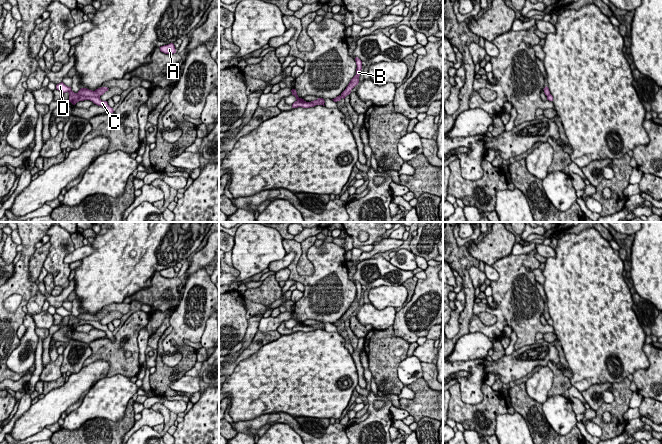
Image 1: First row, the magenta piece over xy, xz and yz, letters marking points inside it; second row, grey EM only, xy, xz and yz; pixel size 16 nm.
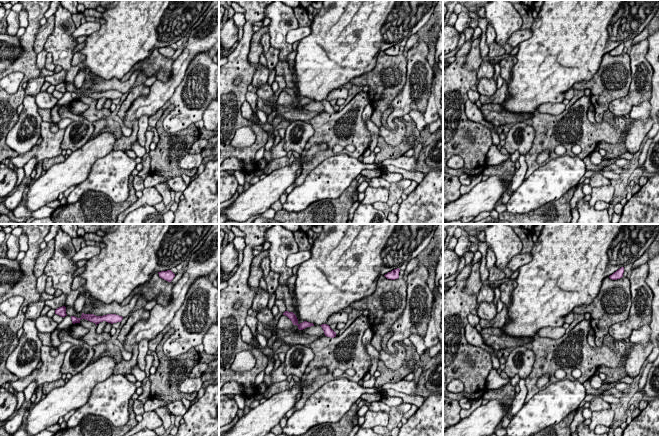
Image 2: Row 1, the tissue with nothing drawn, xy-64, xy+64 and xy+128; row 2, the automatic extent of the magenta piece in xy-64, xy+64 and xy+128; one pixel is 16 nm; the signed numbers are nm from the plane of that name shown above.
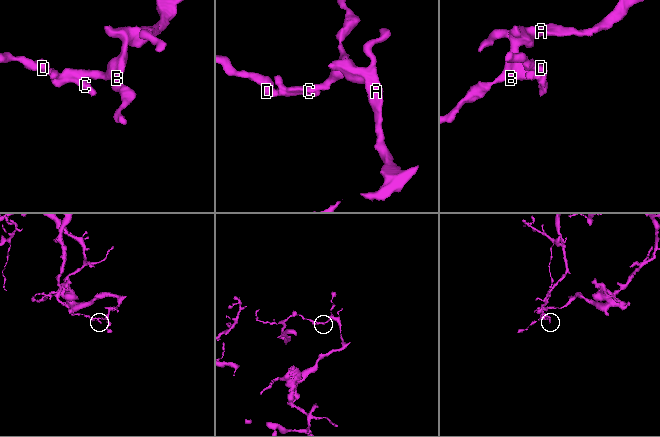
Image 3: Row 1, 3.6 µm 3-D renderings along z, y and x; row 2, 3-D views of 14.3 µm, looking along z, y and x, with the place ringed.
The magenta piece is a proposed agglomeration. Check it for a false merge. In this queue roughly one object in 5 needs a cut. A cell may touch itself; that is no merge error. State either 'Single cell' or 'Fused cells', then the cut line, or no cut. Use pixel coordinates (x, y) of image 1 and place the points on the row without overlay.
Fused cells. Split along xy (76, 317), (99, 321)

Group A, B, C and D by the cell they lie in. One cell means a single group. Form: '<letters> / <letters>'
A B / C D

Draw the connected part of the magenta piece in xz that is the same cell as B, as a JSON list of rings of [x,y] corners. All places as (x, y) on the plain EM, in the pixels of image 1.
[[[356,281],[355,282],[356,285],[356,299],[351,303],[351,305],[349,306],[348,310],[346,311],[346,313],[336,322],[332,323],[334,326],[340,325],[342,322],[345,323],[345,321],[347,319],[349,319],[351,317],[351,314],[358,309],[359,307],[359,300],[361,298],[361,294],[362,294],[362,285]]]

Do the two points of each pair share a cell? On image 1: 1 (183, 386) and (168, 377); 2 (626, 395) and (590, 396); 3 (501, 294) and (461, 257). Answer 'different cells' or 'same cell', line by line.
1: different cells
2: different cells
3: different cells

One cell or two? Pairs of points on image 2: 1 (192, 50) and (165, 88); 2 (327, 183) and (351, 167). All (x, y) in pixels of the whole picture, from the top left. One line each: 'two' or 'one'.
1: one
2: one

